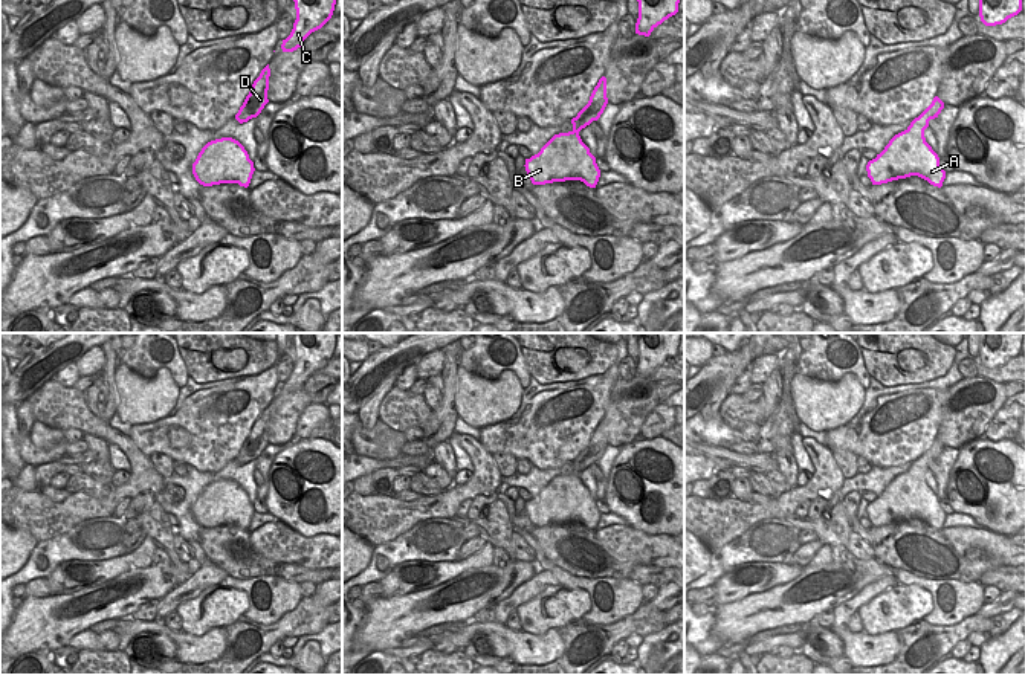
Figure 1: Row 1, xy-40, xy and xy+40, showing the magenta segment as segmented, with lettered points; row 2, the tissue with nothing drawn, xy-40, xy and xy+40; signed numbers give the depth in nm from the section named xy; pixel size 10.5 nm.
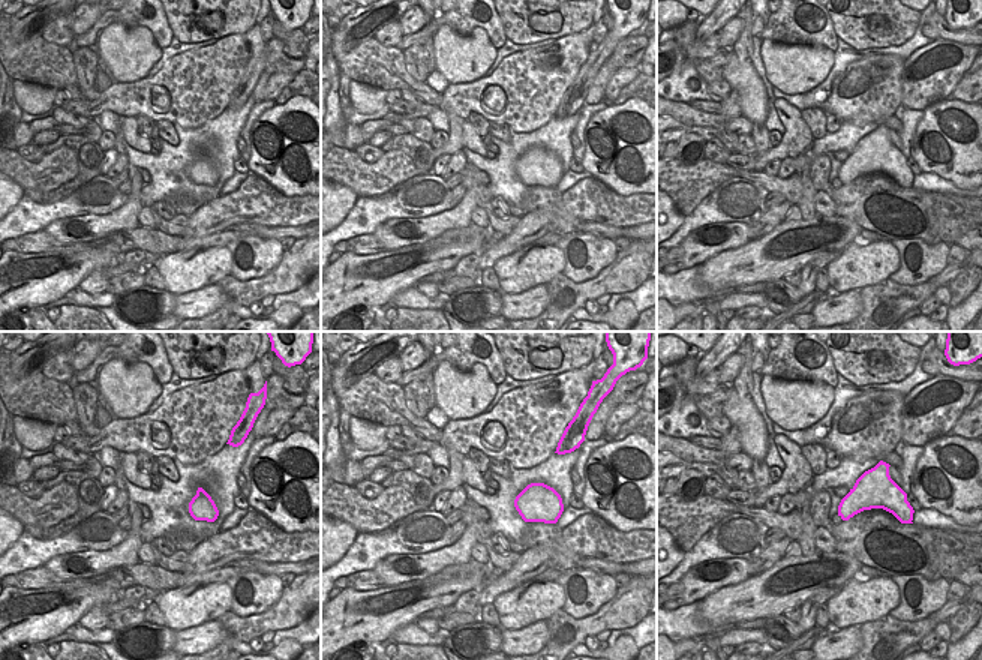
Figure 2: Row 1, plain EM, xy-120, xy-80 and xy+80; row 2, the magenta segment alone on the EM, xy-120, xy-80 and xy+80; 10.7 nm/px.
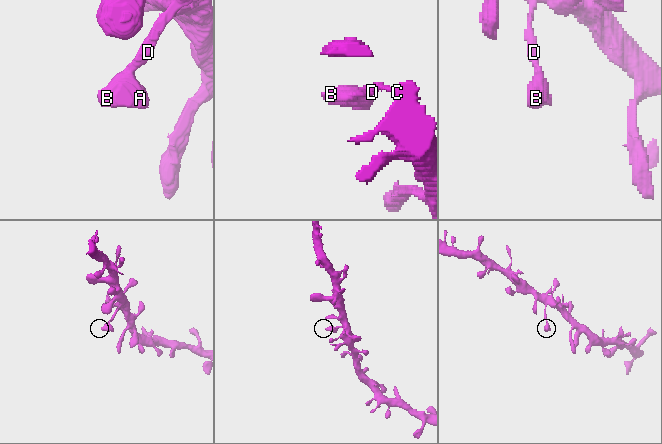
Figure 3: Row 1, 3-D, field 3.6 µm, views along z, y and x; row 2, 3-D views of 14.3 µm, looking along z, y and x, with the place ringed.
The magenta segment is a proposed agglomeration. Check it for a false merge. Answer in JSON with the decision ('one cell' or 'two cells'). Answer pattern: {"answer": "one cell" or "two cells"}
{"answer": "one cell"}

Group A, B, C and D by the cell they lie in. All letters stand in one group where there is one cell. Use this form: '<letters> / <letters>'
A B C D

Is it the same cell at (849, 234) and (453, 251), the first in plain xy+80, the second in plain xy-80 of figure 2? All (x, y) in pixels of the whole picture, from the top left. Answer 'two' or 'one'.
one

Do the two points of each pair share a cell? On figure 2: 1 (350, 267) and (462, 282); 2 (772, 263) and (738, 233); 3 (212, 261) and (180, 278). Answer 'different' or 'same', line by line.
1: different
2: different
3: same

